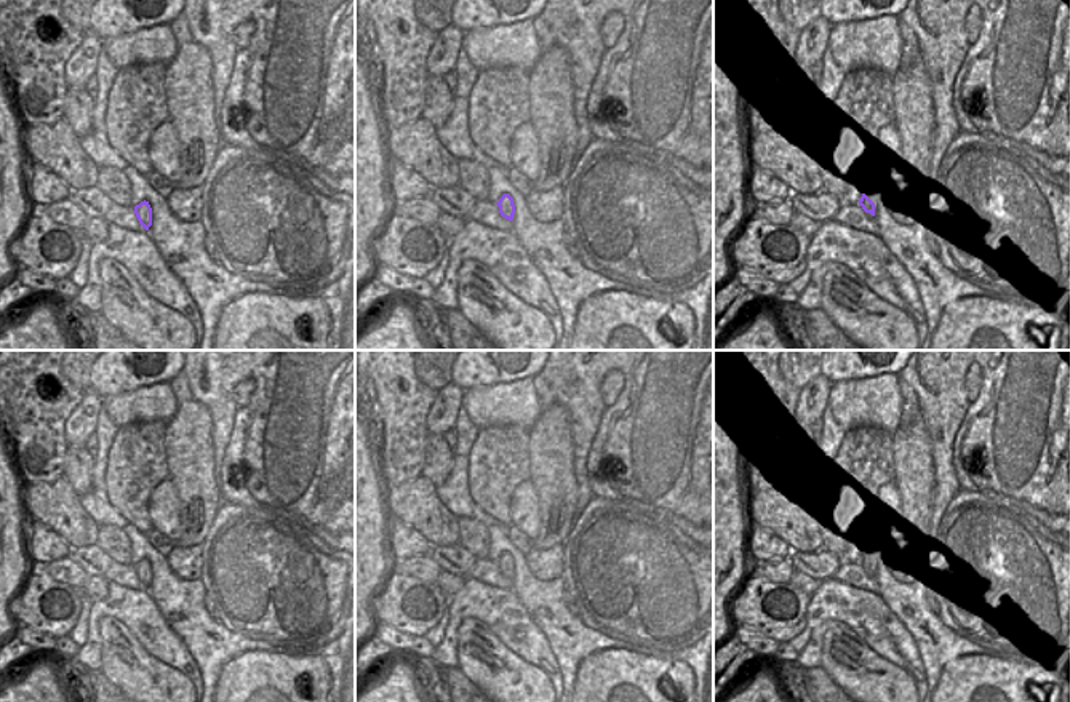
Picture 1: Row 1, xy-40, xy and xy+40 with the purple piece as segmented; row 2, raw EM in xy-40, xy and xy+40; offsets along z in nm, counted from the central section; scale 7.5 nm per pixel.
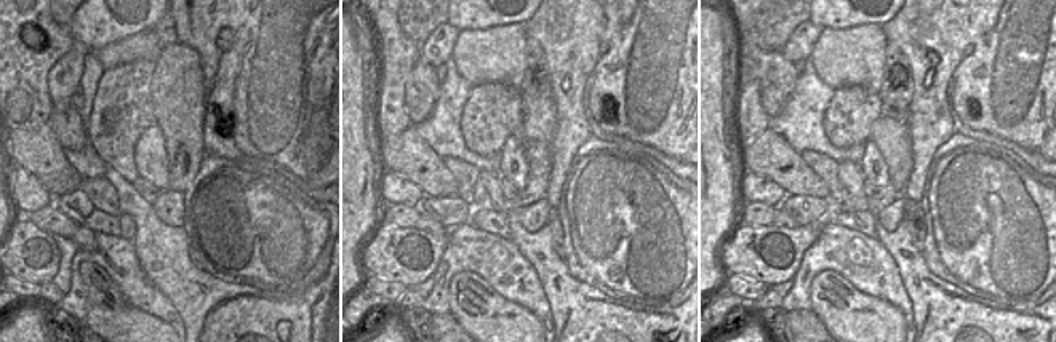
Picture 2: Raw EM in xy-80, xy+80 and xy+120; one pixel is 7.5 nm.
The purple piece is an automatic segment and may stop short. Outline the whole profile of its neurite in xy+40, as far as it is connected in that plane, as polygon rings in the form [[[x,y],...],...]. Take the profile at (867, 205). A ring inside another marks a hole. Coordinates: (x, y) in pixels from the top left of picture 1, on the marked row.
[[[868,174],[868,177],[865,181],[865,190],[859,192],[857,197],[856,197],[856,201],[854,201],[854,203],[860,205],[862,209],[865,213],[870,213],[872,216],[875,216],[875,213],[876,213],[876,208],[875,208],[875,203],[873,203],[876,200],[876,197],[872,193],[873,190],[875,189],[870,182],[870,174]]]

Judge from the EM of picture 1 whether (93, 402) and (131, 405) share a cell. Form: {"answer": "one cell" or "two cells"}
{"answer": "two cells"}

